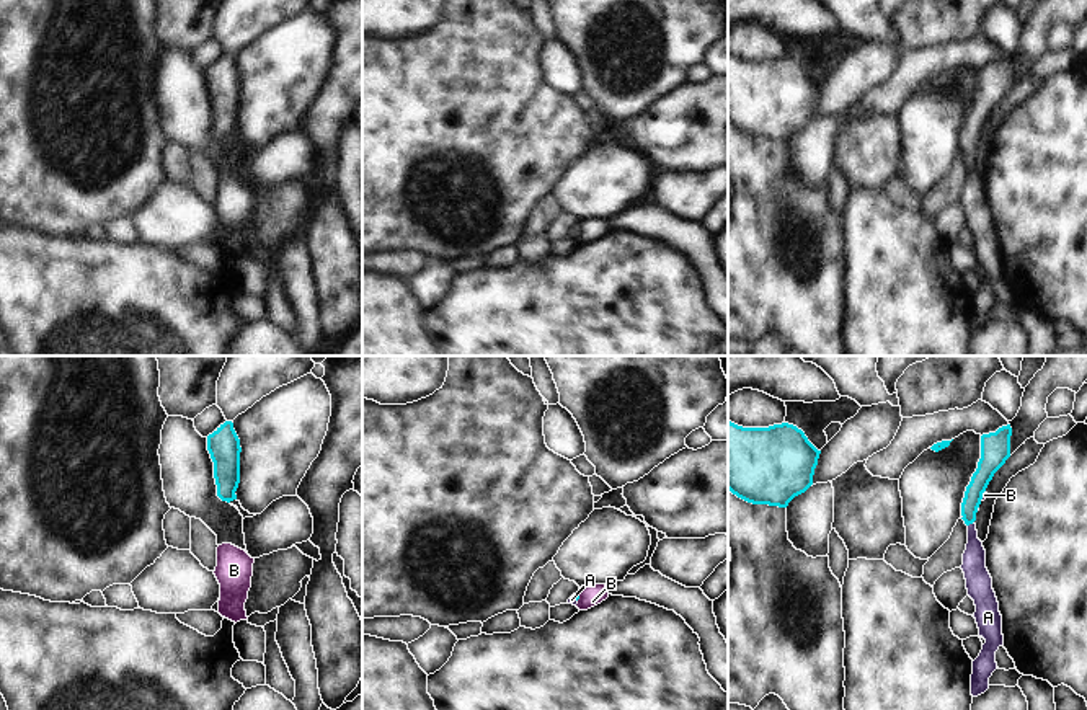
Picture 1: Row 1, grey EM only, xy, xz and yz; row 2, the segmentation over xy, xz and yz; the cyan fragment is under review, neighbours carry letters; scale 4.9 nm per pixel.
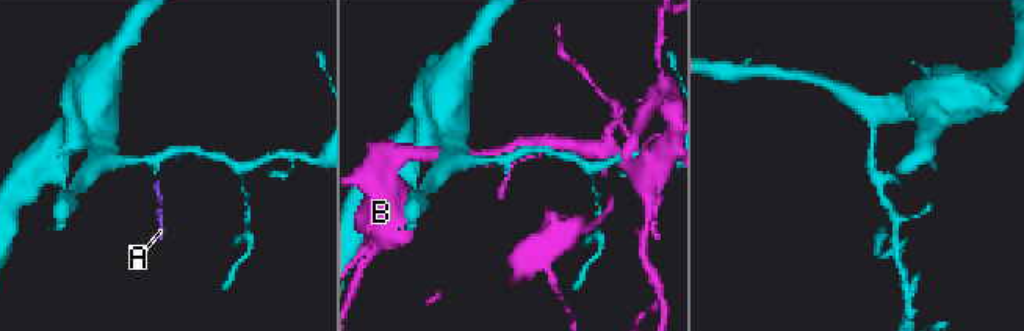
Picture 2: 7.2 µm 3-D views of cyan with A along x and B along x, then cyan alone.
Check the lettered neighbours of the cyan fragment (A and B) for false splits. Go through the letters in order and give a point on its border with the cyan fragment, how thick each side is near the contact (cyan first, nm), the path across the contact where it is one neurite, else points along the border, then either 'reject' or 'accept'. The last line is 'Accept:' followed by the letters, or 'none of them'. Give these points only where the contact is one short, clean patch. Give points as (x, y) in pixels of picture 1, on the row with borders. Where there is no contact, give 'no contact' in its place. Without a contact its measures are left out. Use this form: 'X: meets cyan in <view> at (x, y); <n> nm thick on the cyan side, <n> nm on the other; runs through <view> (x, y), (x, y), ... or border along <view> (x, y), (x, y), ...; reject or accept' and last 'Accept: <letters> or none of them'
A: meets cyan in yz at (970, 523); 90 nm thick on the cyan side, 120 nm on the other; runs through yz (980, 480), (970, 505), (970, 523), (975, 545), (975, 570); accept
B: meets cyan in yz at (981, 495); 140 nm thick on the cyan side, 30 nm on the other; reject
Accept: A

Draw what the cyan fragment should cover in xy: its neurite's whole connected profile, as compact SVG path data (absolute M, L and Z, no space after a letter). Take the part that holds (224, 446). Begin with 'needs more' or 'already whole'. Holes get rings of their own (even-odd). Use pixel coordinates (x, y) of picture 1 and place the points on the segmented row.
already whole; M225 421L207 436L207 450L214 462L217 496L227 503L237 499L242 447L232 421Z

